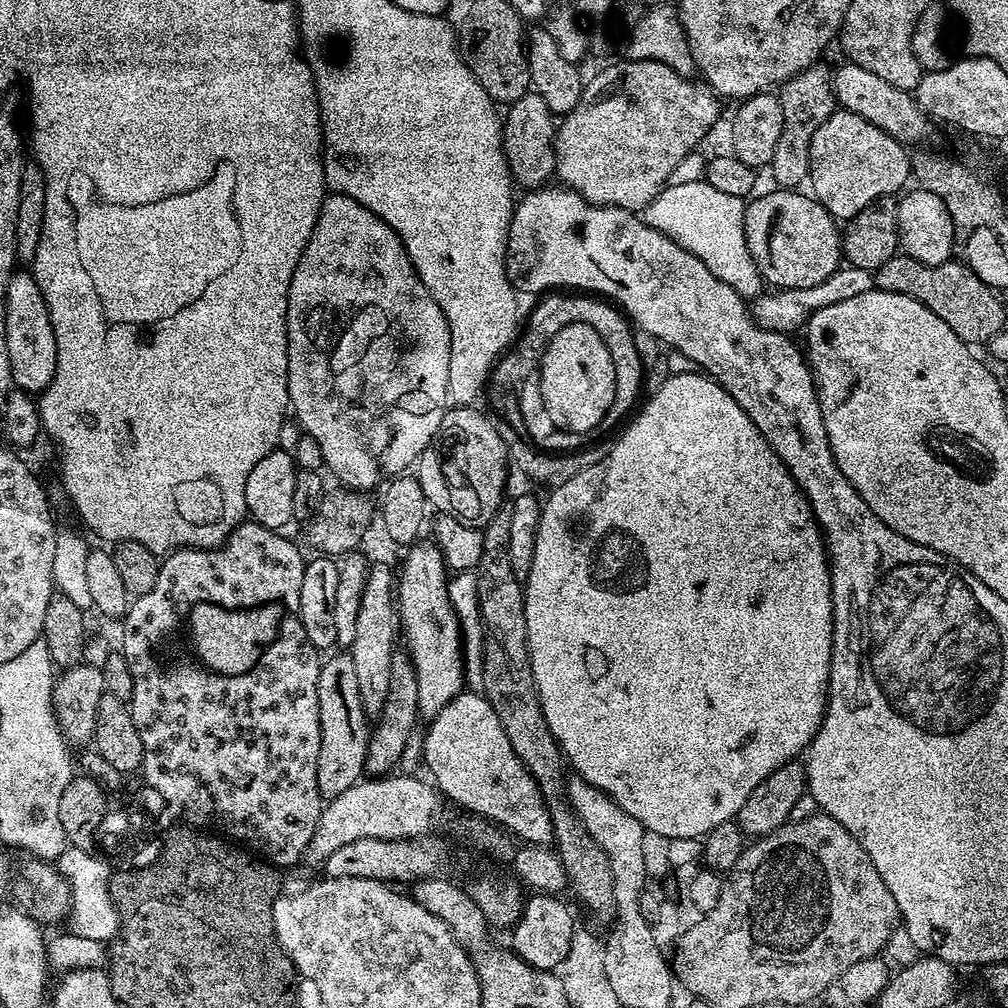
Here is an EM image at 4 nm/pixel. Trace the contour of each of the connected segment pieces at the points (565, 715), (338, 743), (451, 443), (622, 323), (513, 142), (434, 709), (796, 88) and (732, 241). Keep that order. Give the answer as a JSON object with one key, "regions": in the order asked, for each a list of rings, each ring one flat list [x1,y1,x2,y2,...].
{"regions":[[[689,370,686,373,677,372,667,378,669,380,662,381,660,389,648,401,647,399,643,401,644,409,642,404,639,411,627,421,628,429,621,434,620,441,616,440,613,443,608,457,602,459,598,465,582,470,568,482,562,483,547,493,548,500,546,496,540,510,540,525,534,542,534,562,530,566,528,579,523,581,530,666,534,670,534,682,550,734,560,745,565,761,570,765,571,771,572,768,576,771,575,775,579,779,602,790,626,814,638,818,638,822,642,822,642,826,651,835,653,832,656,836,664,836,665,841,707,836,710,830,714,830,714,826,722,826,722,822,733,819,739,814,742,810,742,802,750,798,750,790,754,790,758,782,770,778,770,774,774,774,774,770,778,770,783,764,793,763,799,757,796,755,799,752,801,755,807,749,822,726,822,718,828,705,828,679,832,661,832,574,824,533,816,525,808,499,800,491,796,480,788,473,788,467,774,454,774,450,766,442,758,426,750,422,746,410,742,410,742,406,738,406,738,402,730,398,730,394,717,380,696,370]],[[351,655,332,656,323,661,318,674,318,714,322,746,318,750,318,790,321,797,331,798,350,790,365,775,368,749,369,717,362,710,358,678,354,675]],[[476,406,449,407,436,437,420,455,420,472,415,473,415,478,437,513,448,513,458,522,480,530,505,503,504,483,508,480,510,459,497,425,478,409]],[[552,290,541,295,537,300,540,301,533,306,528,321,525,324,523,321,522,331,508,351,493,364,488,374,486,400,488,396,488,404,497,412,497,417,509,424,516,432,523,433,524,423,520,405,522,385,526,383,526,378,531,372,537,371,538,362,543,358,546,346,552,341,554,334,558,334,558,330,571,324,585,324,598,330,598,334,603,336,606,350,610,350,610,358,614,362,616,375,614,403,616,408,627,408,631,413,641,399,640,387,644,384,644,360,640,357,639,346,636,345,637,333,628,317,615,303,596,294,569,294,564,290]],[[529,90,522,98,507,105,506,115,502,120,504,156,508,160,508,170,512,173,513,181,519,187,521,184,521,189,543,188,551,181,548,179,553,179,556,170,557,127,558,124,550,106,542,102,537,92]],[[417,542,407,549,408,557,404,560,400,572,398,568,398,624,402,629,402,644,406,655,412,661,418,678,418,708,421,717,437,716,465,687,464,649,462,647,460,622,454,606,448,597,449,569,445,565,442,552,435,543]],[[817,62,811,68,802,70,794,78,779,85,778,95,782,106,782,138,778,146,774,146,774,158,770,165,772,176,779,187,784,190,796,190,800,183,808,180,810,166,810,142,814,138,814,130,826,122,833,112,837,111,836,95,832,89,832,72]],[[706,180,688,183,683,186,665,186,662,191,652,200,647,208,643,209,642,219,654,230,666,234,678,246,688,250,700,261,706,264,716,278,730,286,745,300,755,299,763,293,766,282,761,278,753,255,746,246,745,238,745,212,746,207,743,197,732,194,725,194,715,190]]]}

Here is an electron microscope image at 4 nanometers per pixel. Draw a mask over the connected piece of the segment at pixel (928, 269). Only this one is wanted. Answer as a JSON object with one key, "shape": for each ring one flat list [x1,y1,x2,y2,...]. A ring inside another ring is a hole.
{"shape":[[897,254,889,258,881,268,874,272,875,287,884,292,894,294,906,294,913,296,922,306,934,310,958,338,962,338,969,346,987,345,994,334,1005,331,1004,308,1005,301,1001,300,993,288,986,286,974,270,959,262,949,262,942,266,926,266,914,258,903,254]]}

